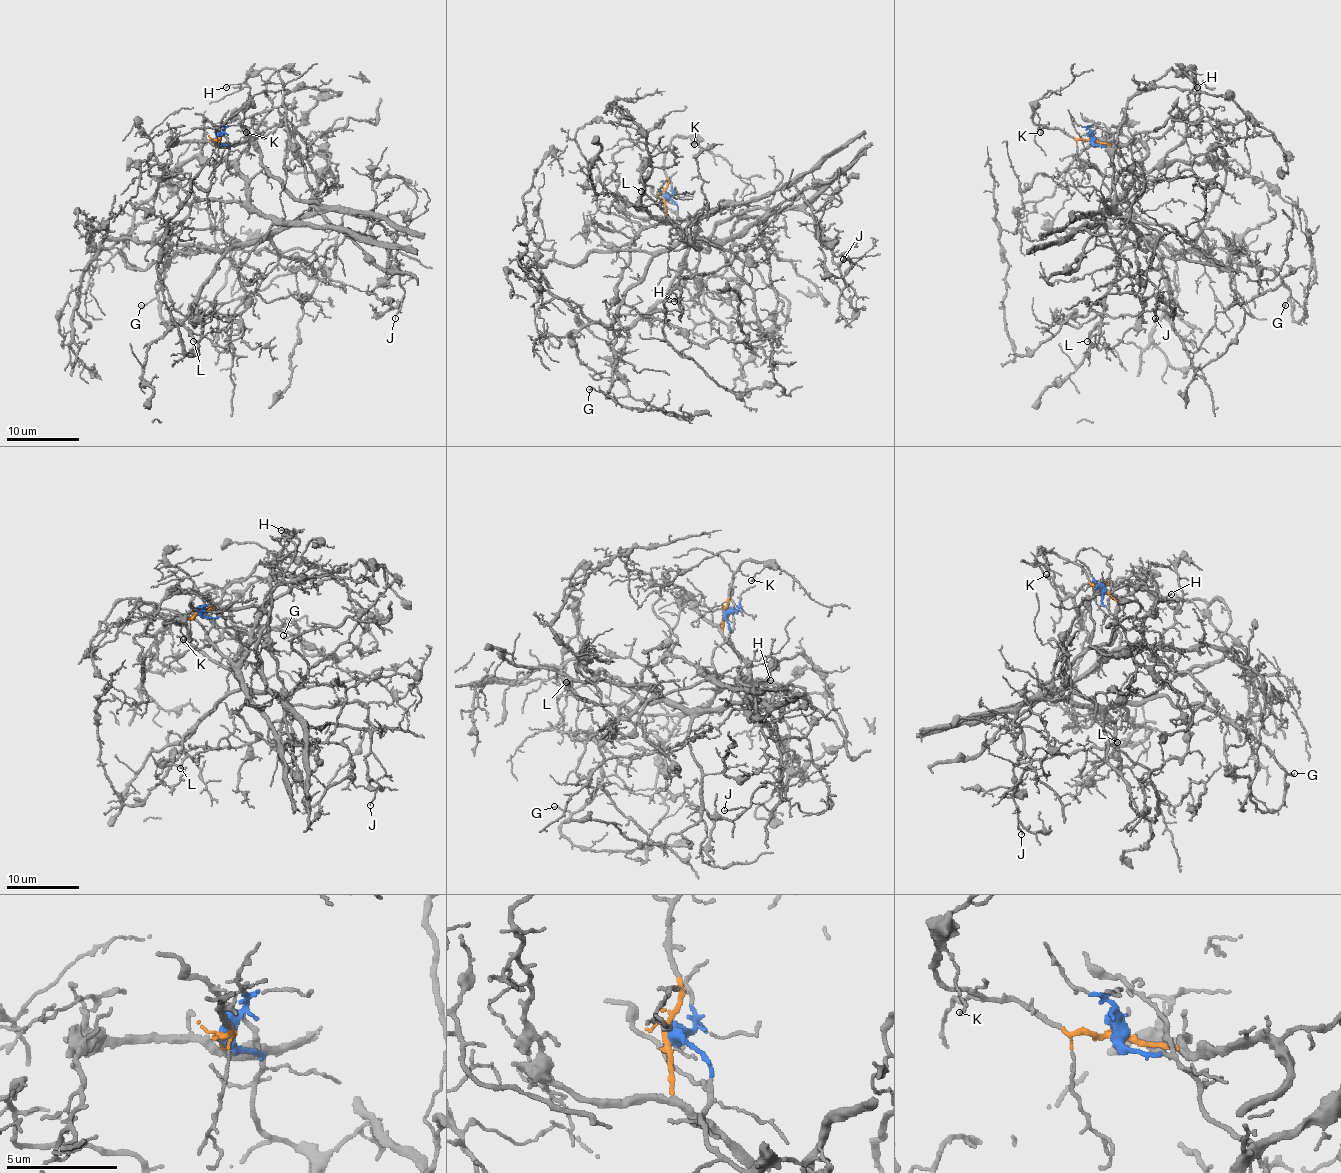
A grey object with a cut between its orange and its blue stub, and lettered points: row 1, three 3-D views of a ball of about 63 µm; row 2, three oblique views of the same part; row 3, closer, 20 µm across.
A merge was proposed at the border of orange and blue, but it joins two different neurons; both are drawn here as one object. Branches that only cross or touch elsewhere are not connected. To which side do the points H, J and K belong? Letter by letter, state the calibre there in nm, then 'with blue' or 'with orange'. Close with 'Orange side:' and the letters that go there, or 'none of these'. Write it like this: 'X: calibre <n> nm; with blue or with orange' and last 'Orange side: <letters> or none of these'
H: calibre 110 nm; with orange
J: calibre 90 nm; with orange
K: calibre 130 nm; with orange
Orange side: H, J, K

